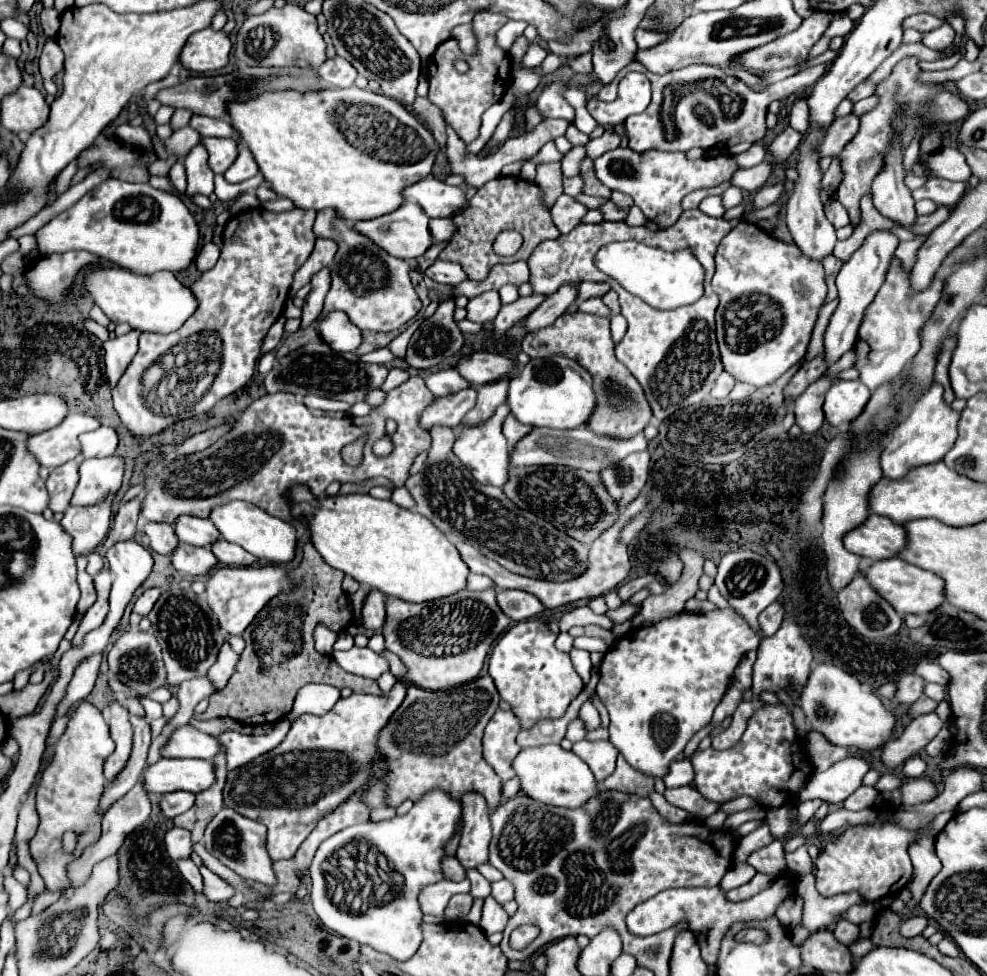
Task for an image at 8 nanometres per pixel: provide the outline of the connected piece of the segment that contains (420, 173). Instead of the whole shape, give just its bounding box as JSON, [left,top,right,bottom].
[226,88,438,220]

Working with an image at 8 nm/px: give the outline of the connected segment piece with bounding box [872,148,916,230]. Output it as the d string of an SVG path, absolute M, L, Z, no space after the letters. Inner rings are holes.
M894 148L886 156L886 166L872 184L872 198L874 198L874 208L882 216L892 218L902 228L908 230L916 222L916 212L910 190L902 182L904 180L902 156L904 152L900 148Z

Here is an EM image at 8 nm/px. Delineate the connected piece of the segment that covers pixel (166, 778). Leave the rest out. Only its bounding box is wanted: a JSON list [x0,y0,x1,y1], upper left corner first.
[142,758,214,794]

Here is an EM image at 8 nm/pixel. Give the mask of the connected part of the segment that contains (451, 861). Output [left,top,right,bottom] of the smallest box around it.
[442,856,466,882]

